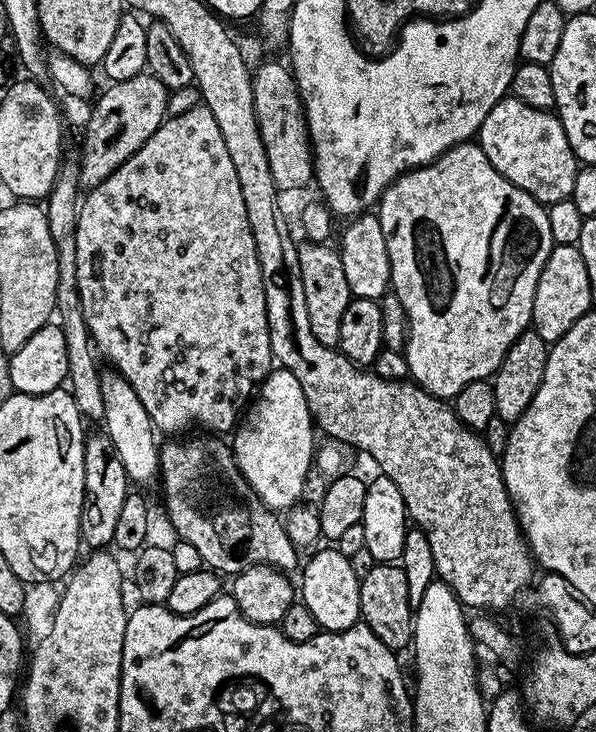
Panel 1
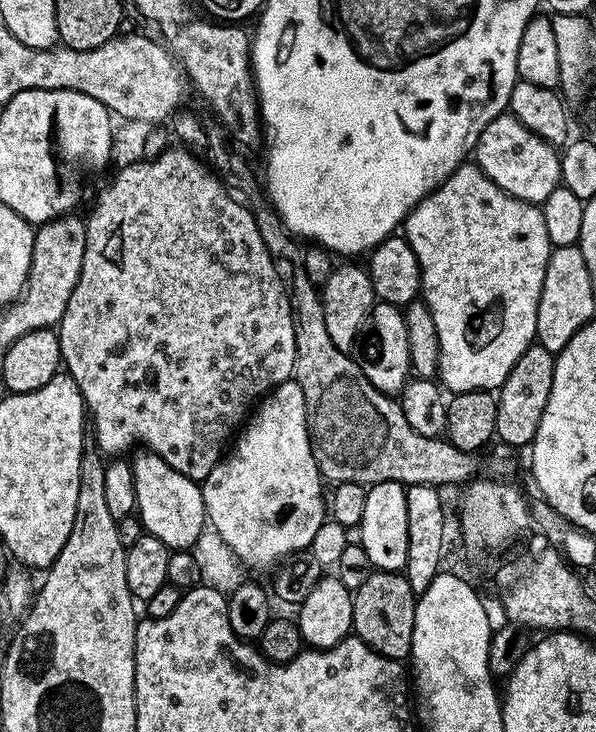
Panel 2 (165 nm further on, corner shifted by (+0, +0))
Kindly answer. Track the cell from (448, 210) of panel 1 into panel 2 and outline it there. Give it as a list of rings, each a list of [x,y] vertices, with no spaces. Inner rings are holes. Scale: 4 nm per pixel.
[[[465,162],[460,167],[454,170],[454,174],[450,174],[450,178],[446,178],[444,184],[440,184],[436,189],[429,194],[426,198],[422,198],[422,202],[418,202],[409,212],[408,217],[404,220],[402,225],[402,235],[405,240],[410,242],[410,250],[414,250],[414,254],[418,258],[418,266],[420,267],[420,290],[422,293],[422,299],[426,302],[426,306],[430,306],[430,314],[434,314],[434,326],[438,329],[438,350],[440,351],[440,370],[438,373],[438,380],[441,385],[449,393],[455,394],[458,392],[487,392],[489,390],[499,389],[502,382],[506,382],[506,374],[510,374],[510,370],[514,366],[514,362],[518,362],[518,358],[522,358],[522,354],[528,348],[529,344],[533,343],[536,338],[536,319],[538,318],[538,298],[542,294],[542,278],[546,274],[546,262],[550,258],[553,246],[548,240],[546,234],[546,222],[542,218],[540,208],[535,204],[527,204],[525,200],[519,200],[514,198],[510,194],[506,194],[506,190],[499,188],[487,174],[480,169],[480,165],[475,162]]]

